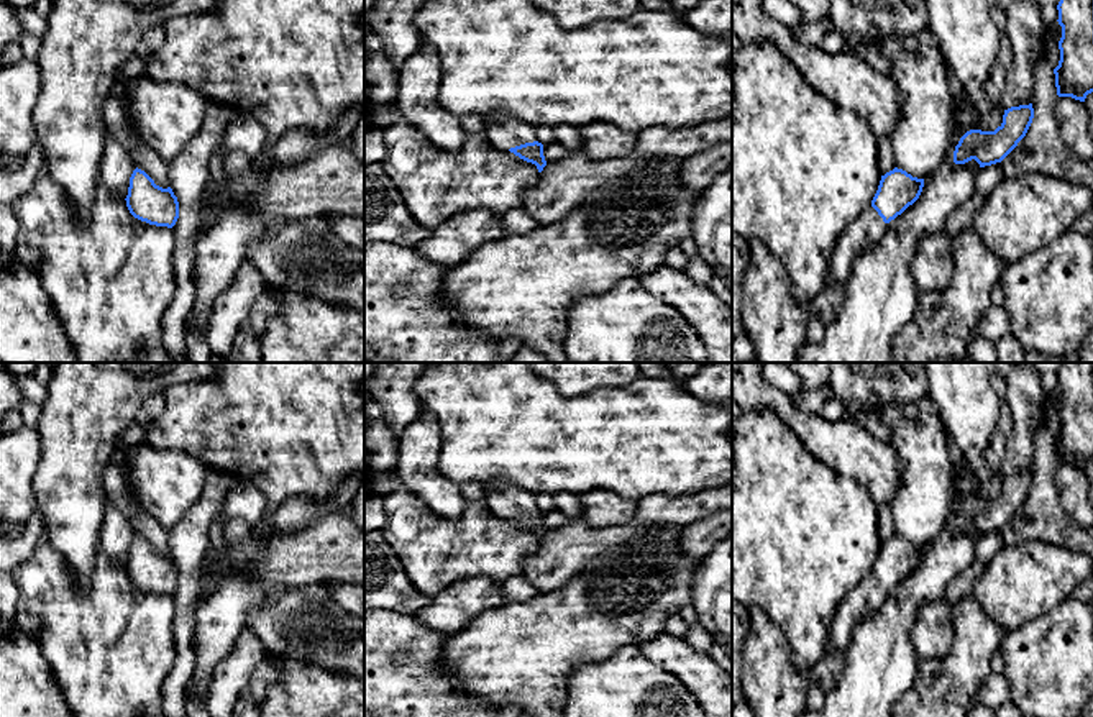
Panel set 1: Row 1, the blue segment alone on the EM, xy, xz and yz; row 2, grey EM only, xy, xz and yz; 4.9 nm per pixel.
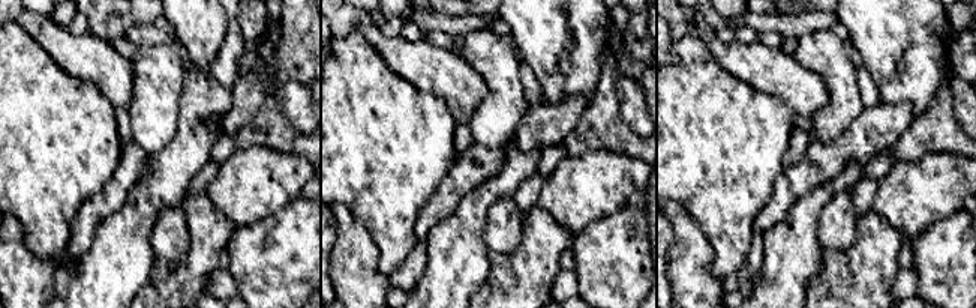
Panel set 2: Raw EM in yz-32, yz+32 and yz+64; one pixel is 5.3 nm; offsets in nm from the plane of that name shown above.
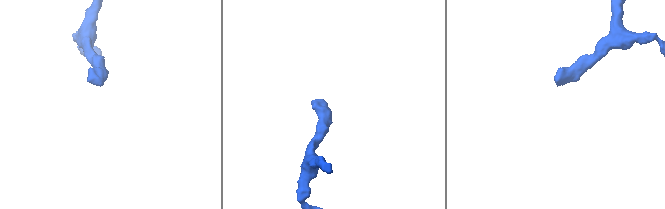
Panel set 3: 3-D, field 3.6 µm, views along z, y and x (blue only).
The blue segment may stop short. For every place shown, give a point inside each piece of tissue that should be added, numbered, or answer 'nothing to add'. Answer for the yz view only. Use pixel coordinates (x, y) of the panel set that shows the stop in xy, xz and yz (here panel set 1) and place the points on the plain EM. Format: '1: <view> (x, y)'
1: yz (868, 596)

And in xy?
nothing to add

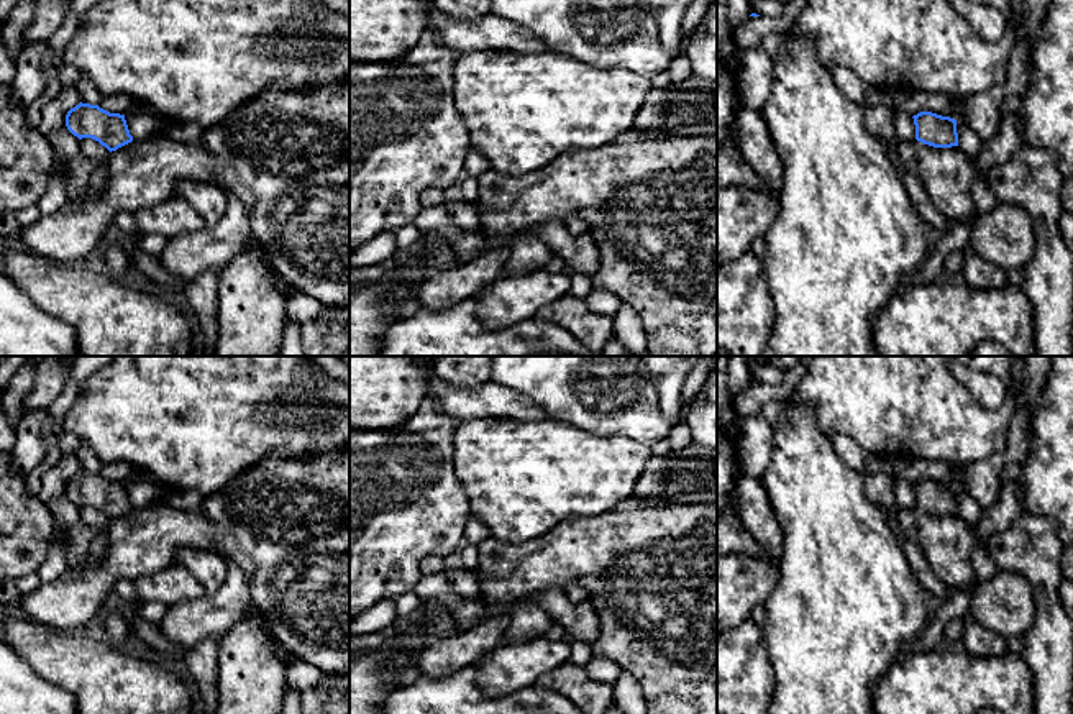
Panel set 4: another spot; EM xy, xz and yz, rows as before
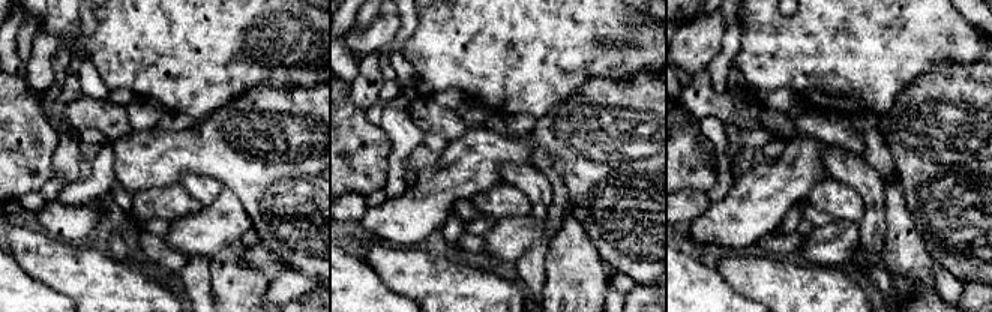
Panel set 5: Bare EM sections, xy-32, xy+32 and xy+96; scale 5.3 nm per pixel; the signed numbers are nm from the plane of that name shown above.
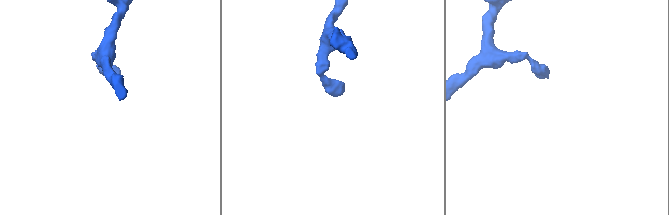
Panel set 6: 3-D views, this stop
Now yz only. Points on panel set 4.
nothing to add

